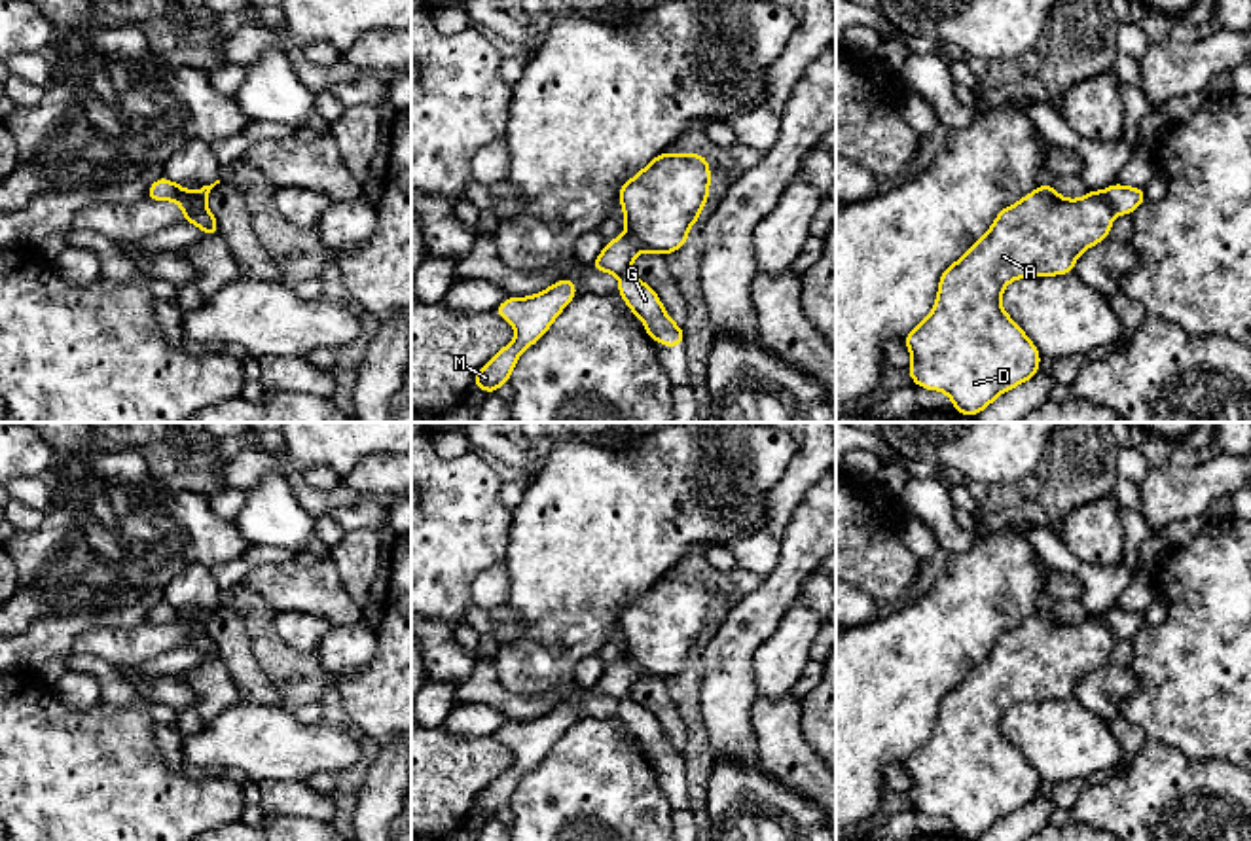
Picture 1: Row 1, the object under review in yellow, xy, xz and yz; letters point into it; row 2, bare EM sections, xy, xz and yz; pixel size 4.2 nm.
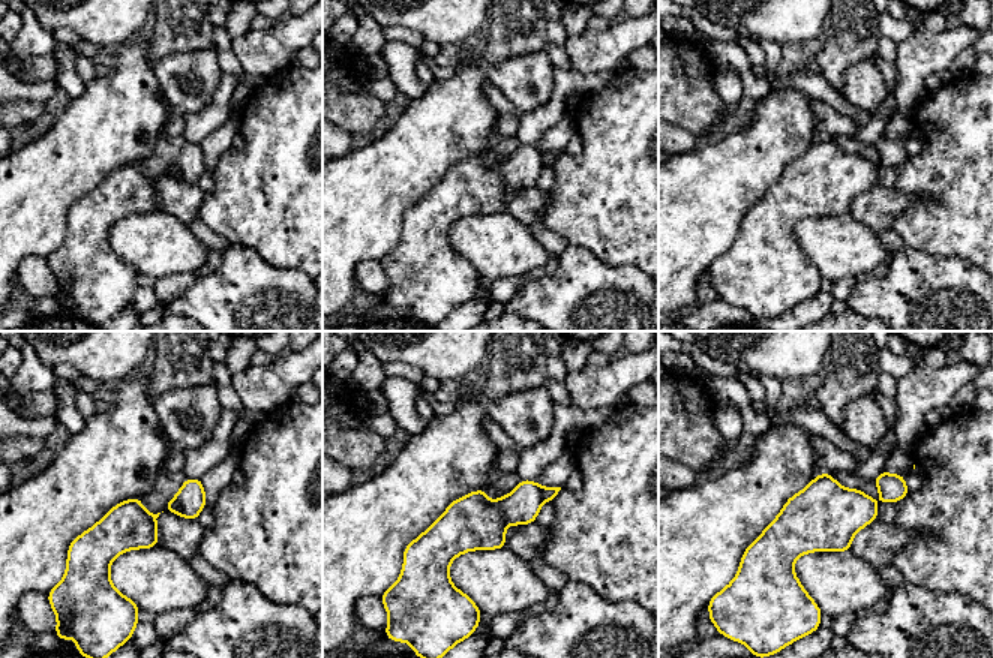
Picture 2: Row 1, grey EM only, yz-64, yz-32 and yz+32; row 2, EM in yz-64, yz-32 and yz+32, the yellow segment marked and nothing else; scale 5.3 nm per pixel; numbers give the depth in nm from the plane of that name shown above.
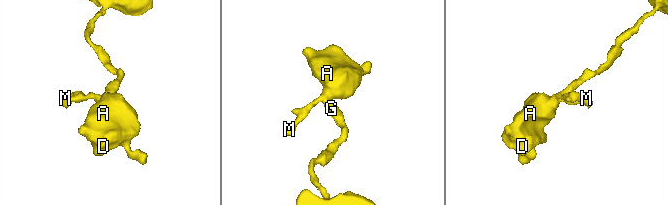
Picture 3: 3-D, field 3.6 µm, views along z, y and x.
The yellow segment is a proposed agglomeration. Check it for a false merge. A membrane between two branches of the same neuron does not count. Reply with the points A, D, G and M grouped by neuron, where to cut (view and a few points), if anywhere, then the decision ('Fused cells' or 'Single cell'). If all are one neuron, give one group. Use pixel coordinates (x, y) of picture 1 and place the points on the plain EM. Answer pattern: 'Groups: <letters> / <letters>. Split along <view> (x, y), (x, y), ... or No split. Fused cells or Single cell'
Groups: A D M / G. Split along yz (1105, 622), (1115, 637). Fused cells

